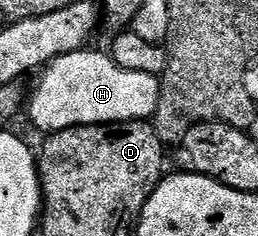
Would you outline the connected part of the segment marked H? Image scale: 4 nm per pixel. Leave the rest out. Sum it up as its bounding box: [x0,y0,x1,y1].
[28,51,162,134]

